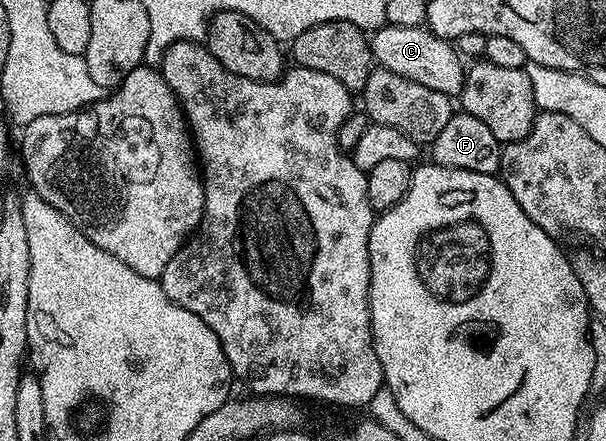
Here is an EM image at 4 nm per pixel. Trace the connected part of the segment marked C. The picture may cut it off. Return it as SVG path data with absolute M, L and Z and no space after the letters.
M428 26L377 28L371 35L373 62L376 66L387 69L391 73L399 73L399 77L407 77L407 81L415 81L415 85L427 85L427 89L435 89L435 93L443 93L450 97L461 94L461 86L465 80L466 64L461 64L461 55L448 39L440 39Z

